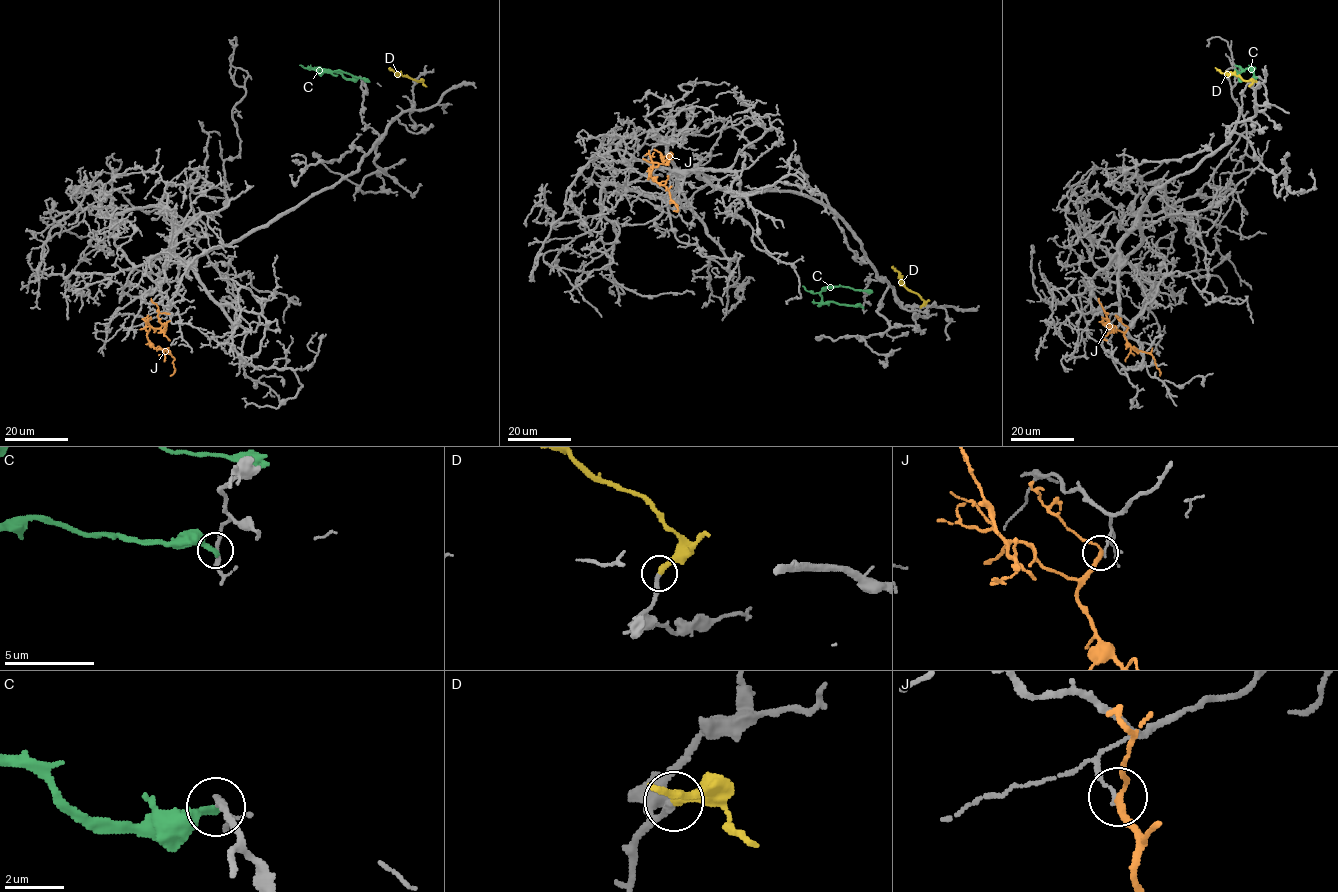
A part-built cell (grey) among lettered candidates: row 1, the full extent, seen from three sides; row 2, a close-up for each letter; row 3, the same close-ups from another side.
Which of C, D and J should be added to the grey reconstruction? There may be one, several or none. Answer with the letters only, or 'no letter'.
D

